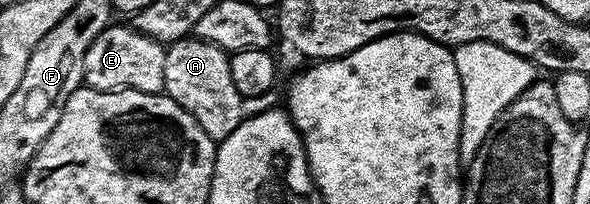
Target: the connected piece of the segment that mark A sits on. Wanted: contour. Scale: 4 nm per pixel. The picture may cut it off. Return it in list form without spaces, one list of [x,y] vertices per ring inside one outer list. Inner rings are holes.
[[[196,35],[172,42],[165,51],[164,92],[197,120],[199,127],[203,127],[203,131],[214,143],[227,139],[227,135],[231,135],[231,131],[235,131],[235,127],[239,127],[243,120],[243,99],[239,91],[235,91],[229,59],[230,54],[224,49],[215,47]]]

